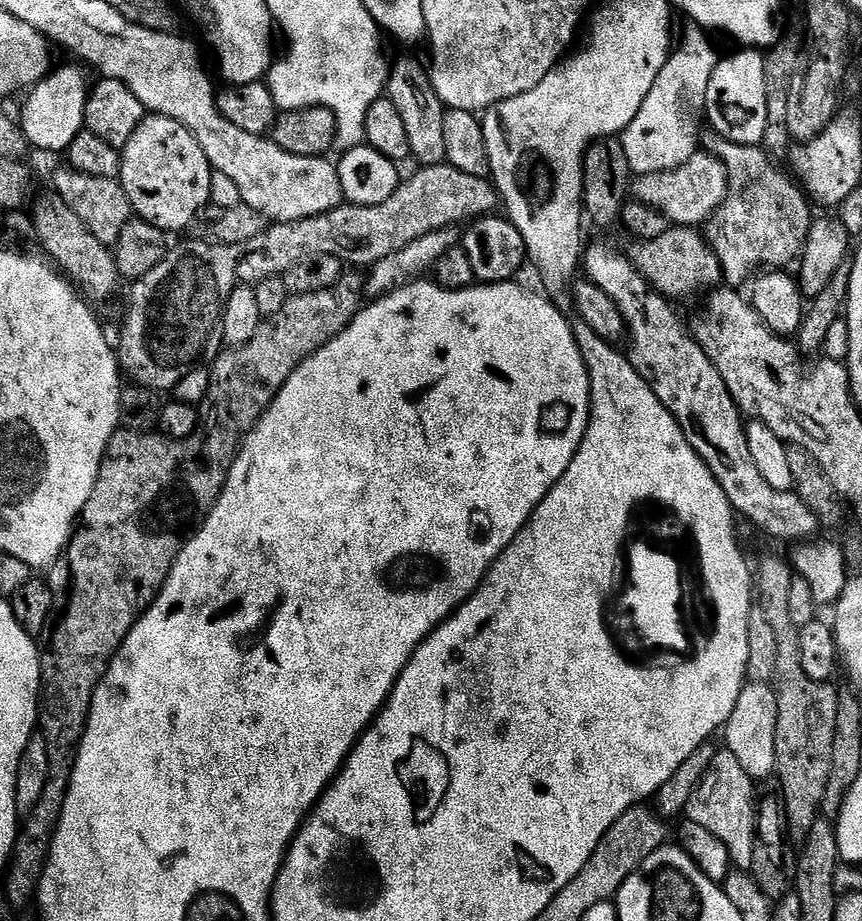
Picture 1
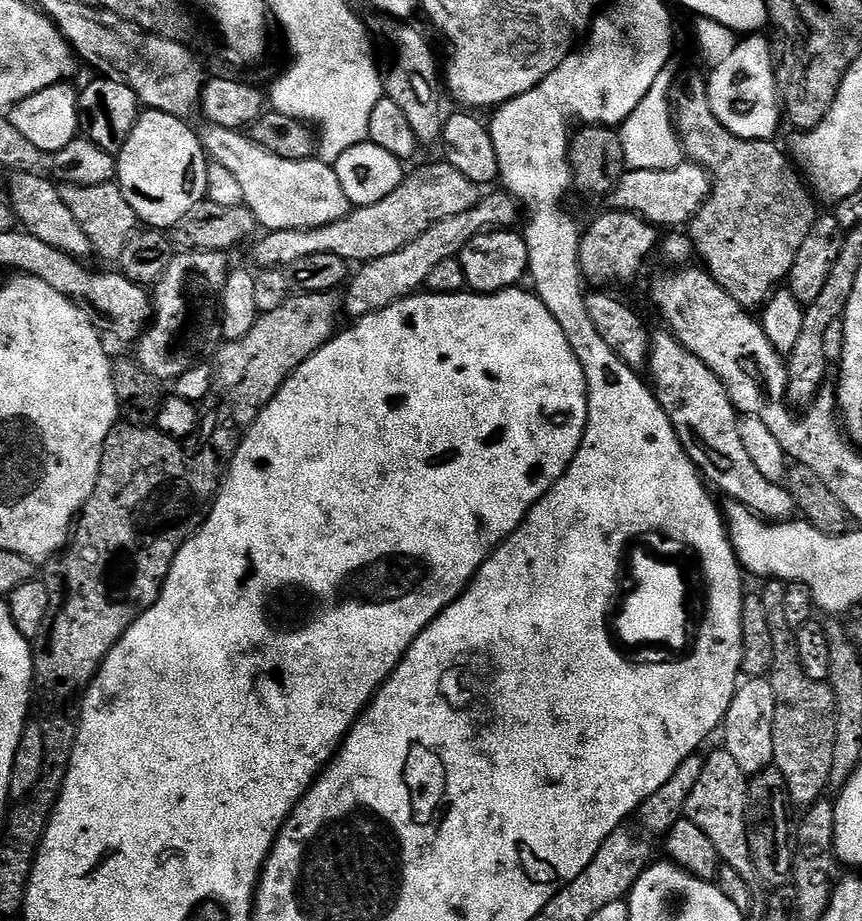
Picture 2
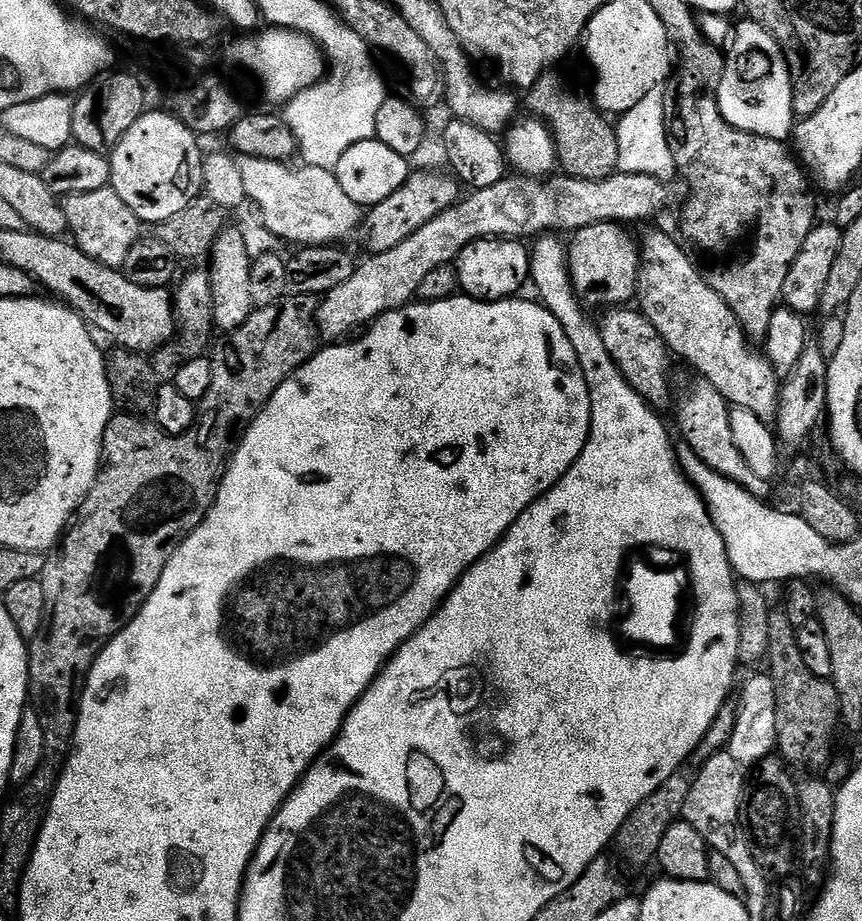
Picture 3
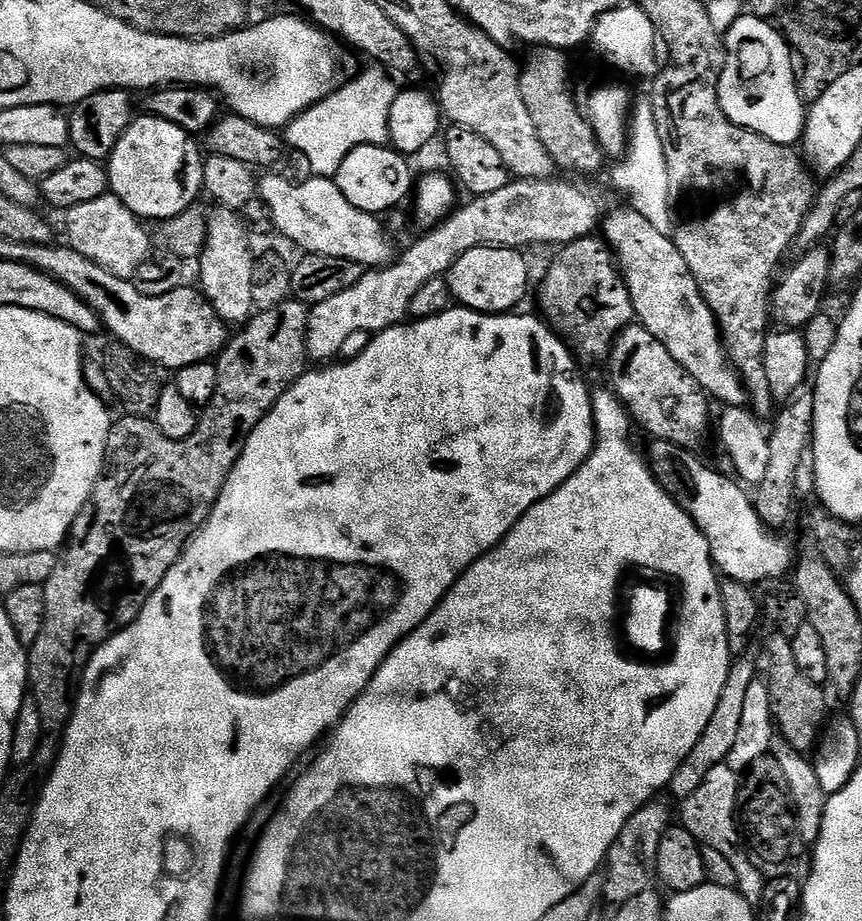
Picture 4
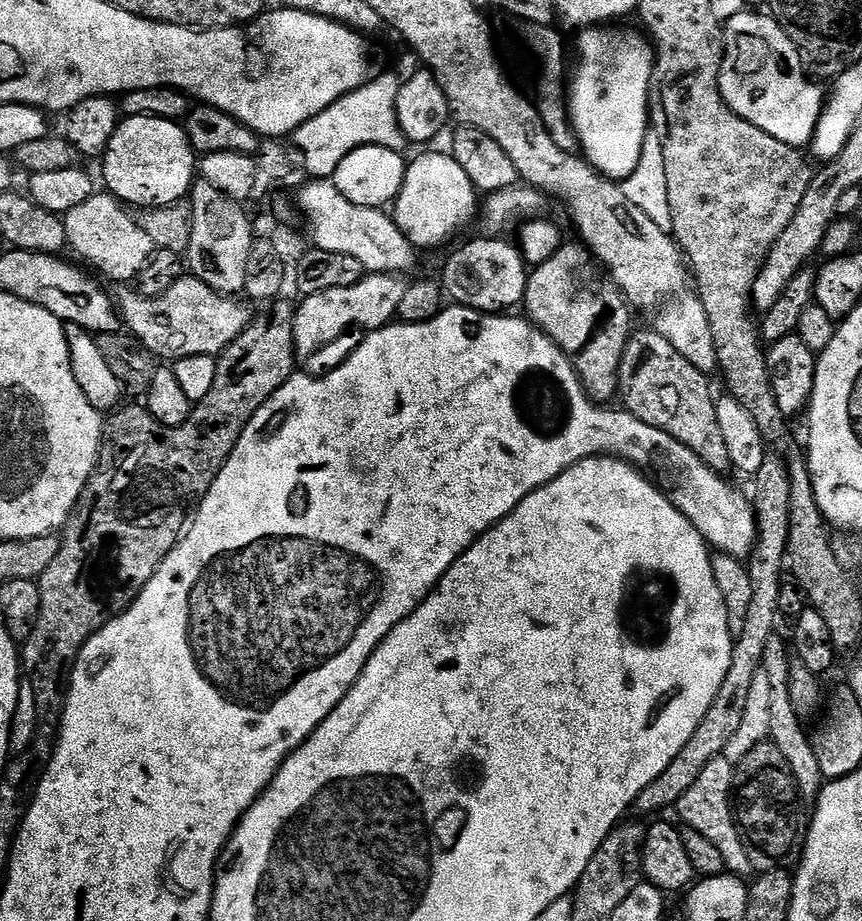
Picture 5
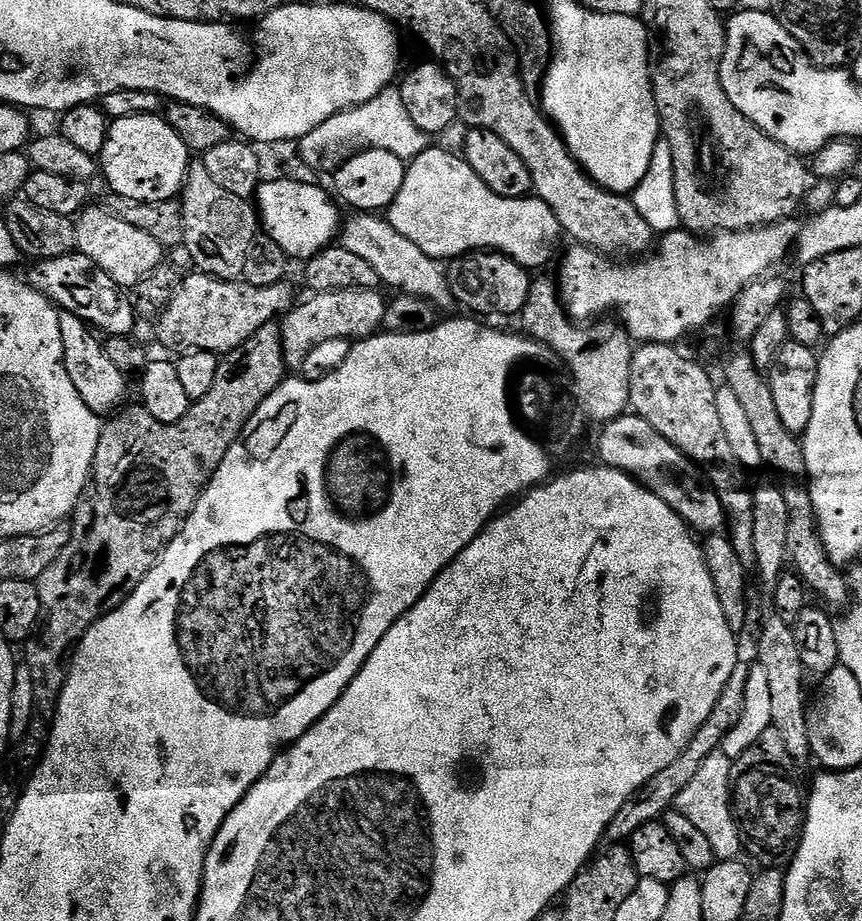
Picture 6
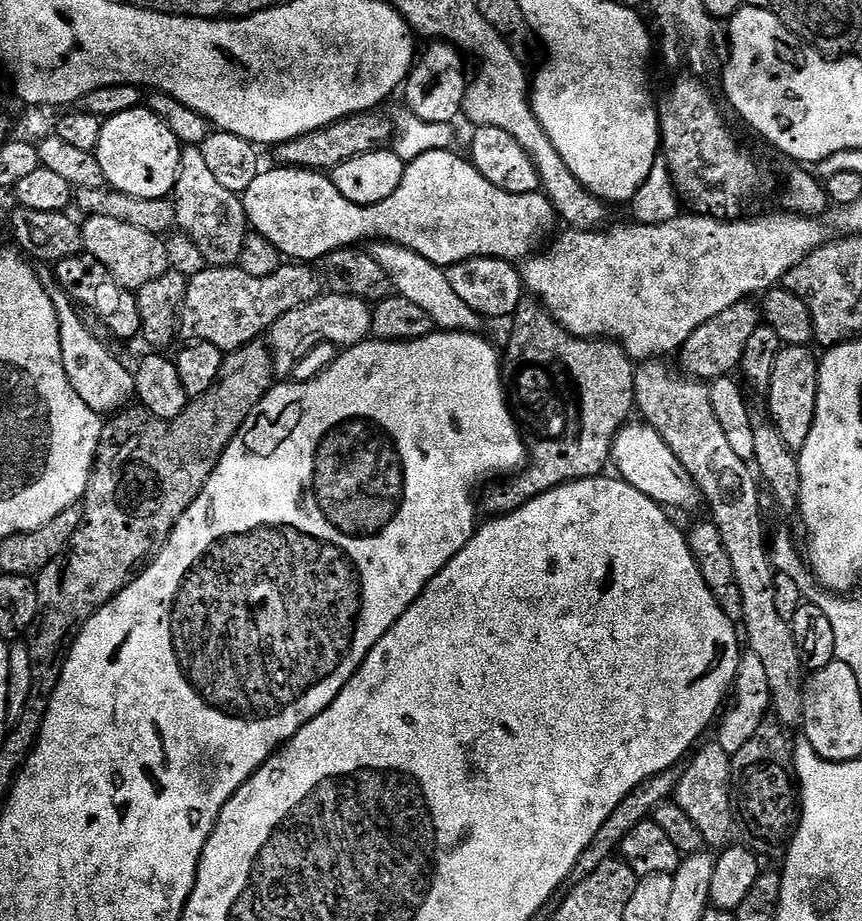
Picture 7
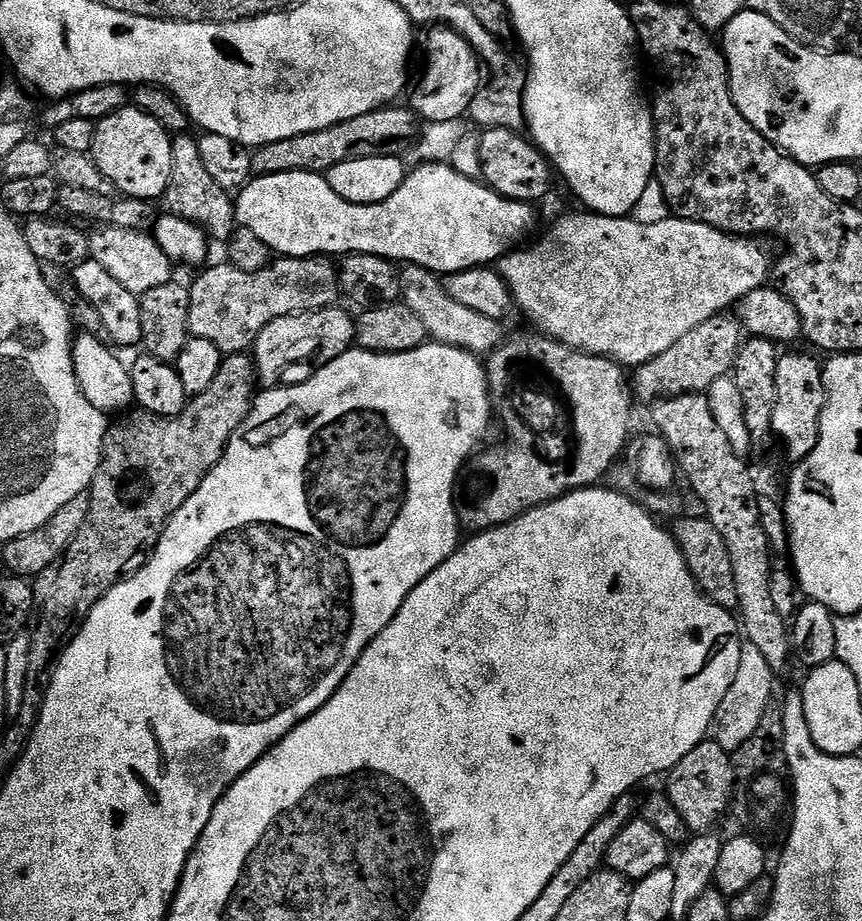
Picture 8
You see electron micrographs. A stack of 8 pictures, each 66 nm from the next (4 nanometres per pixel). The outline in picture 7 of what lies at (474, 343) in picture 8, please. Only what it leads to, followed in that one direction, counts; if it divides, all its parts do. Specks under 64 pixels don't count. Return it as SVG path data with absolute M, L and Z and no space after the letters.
M387 242L373 243L370 255L378 262L378 266L382 266L382 270L386 270L395 295L410 298L410 302L414 302L421 310L426 310L426 314L430 314L432 323L437 329L446 332L481 331L482 317L474 310L470 310L470 306L462 302L462 298L458 298L458 293L450 287L447 271L441 265L422 258L422 254L414 254L414 250L406 246Z

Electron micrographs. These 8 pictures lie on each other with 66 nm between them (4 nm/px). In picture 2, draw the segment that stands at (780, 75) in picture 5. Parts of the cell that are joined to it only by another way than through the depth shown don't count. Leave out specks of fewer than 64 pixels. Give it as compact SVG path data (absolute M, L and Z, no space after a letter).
M760 34L745 35L737 43L734 54L730 54L726 62L715 65L711 69L712 77L709 75L706 80L714 118L718 118L730 134L738 134L738 138L747 140L772 140L780 120L782 124L782 100L776 97L774 48L762 37Z

